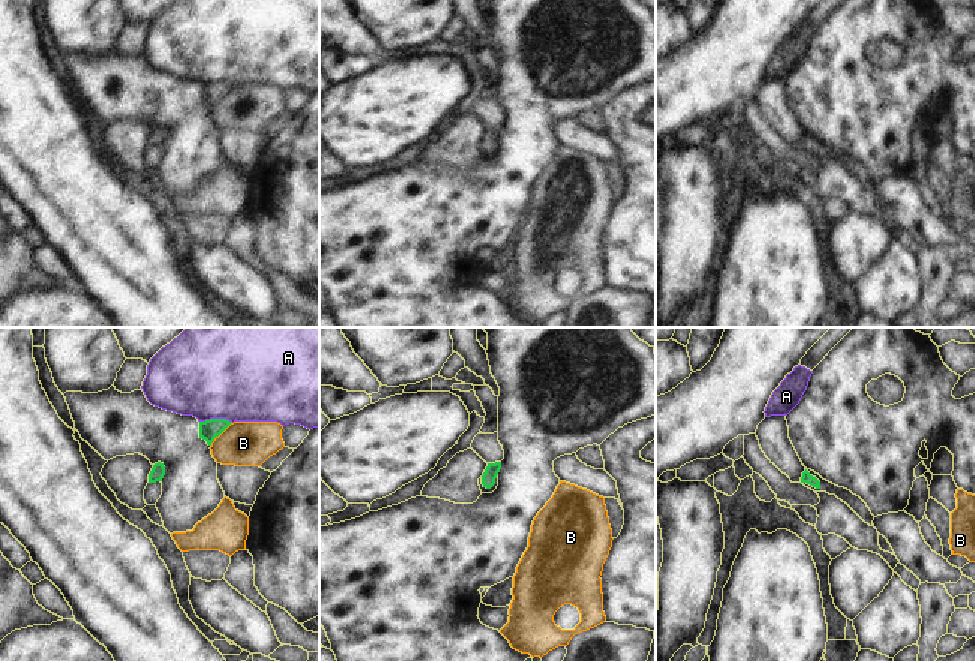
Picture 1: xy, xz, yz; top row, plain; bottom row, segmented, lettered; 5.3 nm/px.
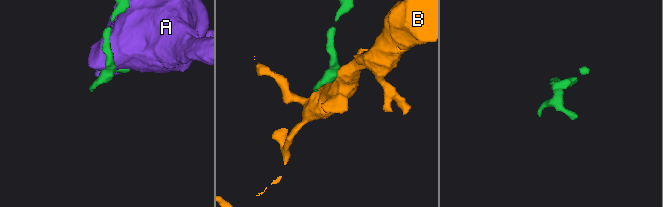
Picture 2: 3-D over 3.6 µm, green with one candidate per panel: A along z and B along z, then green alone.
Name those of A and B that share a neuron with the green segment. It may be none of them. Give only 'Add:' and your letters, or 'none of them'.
Add: none of them

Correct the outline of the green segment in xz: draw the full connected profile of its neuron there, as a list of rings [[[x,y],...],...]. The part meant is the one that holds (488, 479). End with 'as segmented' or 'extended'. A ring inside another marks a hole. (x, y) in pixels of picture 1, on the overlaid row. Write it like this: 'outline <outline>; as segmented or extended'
outline [[[501,462],[488,464],[483,476],[478,478],[478,486],[482,494],[492,494],[498,486],[498,472],[501,470]]]; extended

